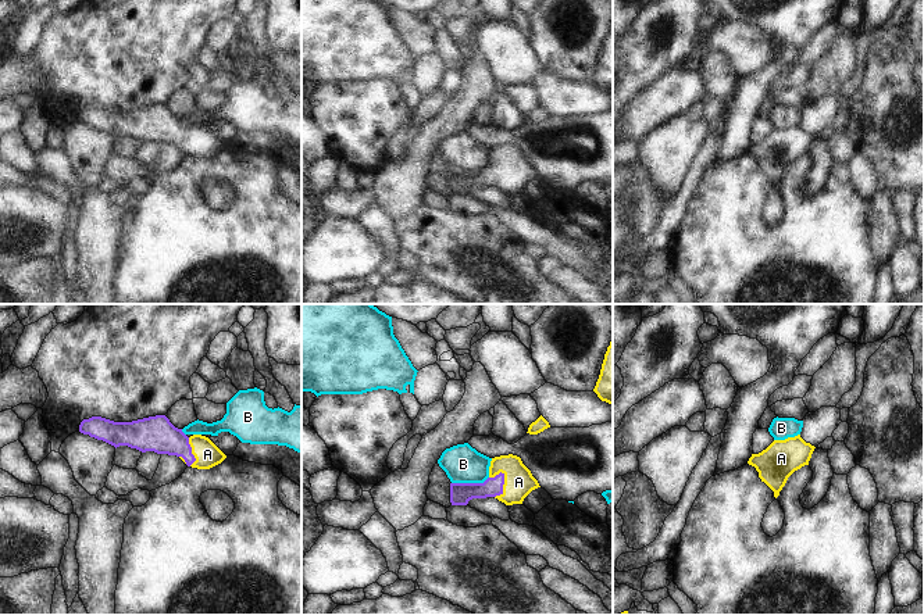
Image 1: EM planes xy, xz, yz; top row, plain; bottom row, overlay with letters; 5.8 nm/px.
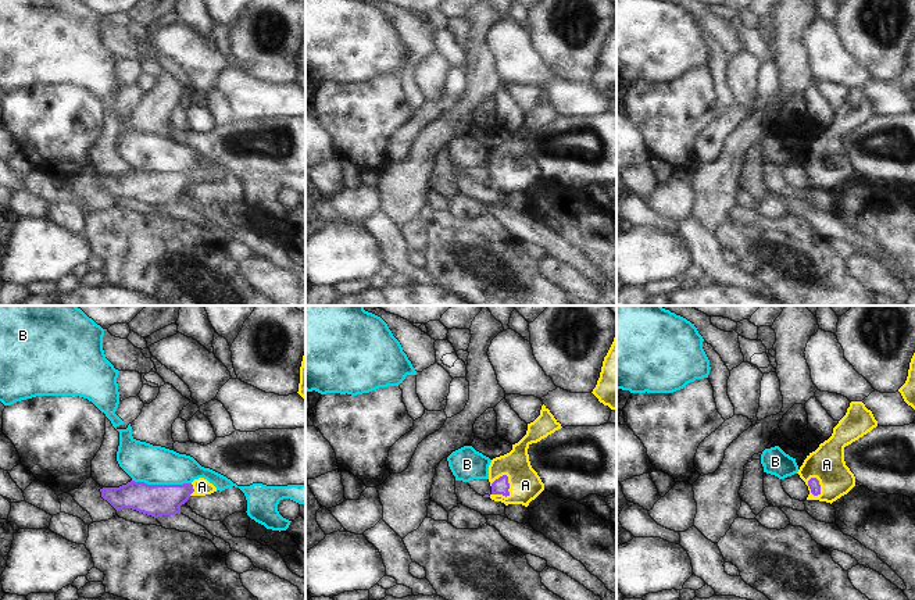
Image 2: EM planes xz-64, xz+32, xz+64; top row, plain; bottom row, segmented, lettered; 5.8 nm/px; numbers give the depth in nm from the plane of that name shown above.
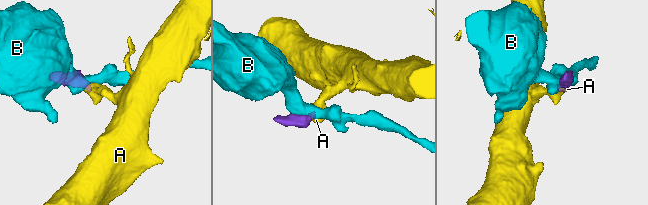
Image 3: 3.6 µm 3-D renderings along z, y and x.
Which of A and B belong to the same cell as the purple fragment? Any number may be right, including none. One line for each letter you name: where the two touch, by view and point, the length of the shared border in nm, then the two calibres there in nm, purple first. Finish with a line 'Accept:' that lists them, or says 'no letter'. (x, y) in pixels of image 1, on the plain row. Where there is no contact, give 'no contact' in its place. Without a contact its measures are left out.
A: meets purple in xz at (503, 172); contact 160 nm long; 120 nm thick on the purple side, 180 nm on the other
Accept: A

